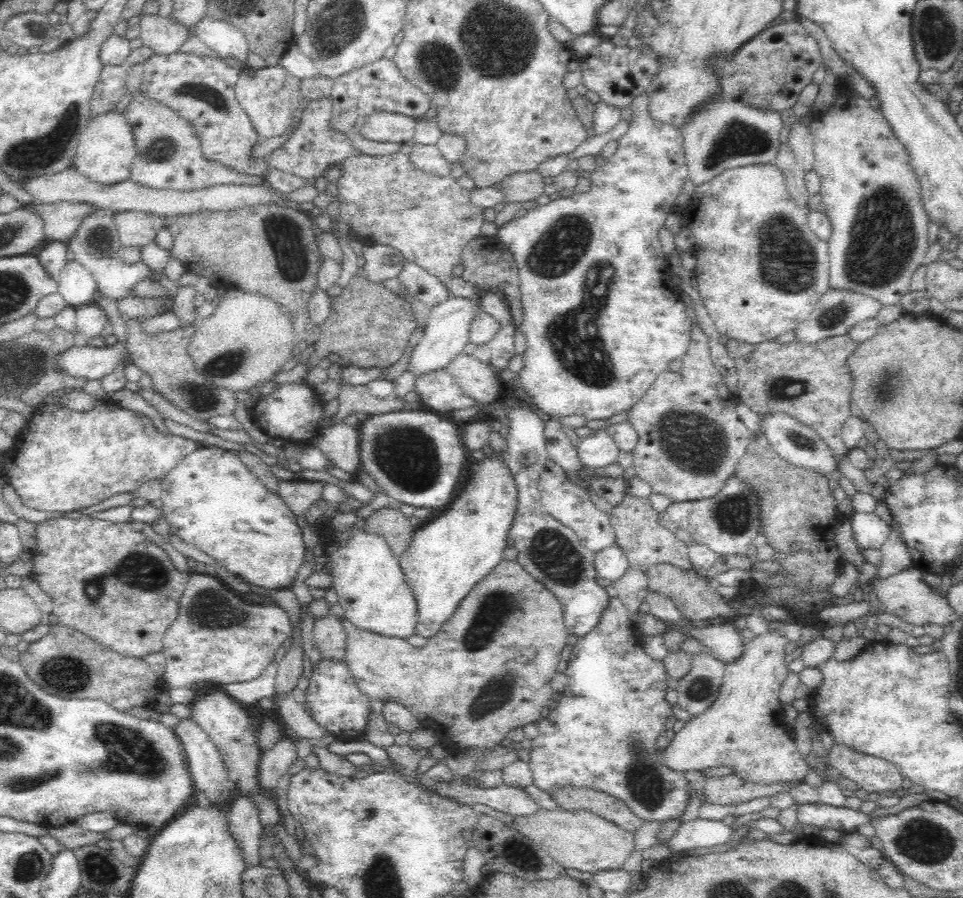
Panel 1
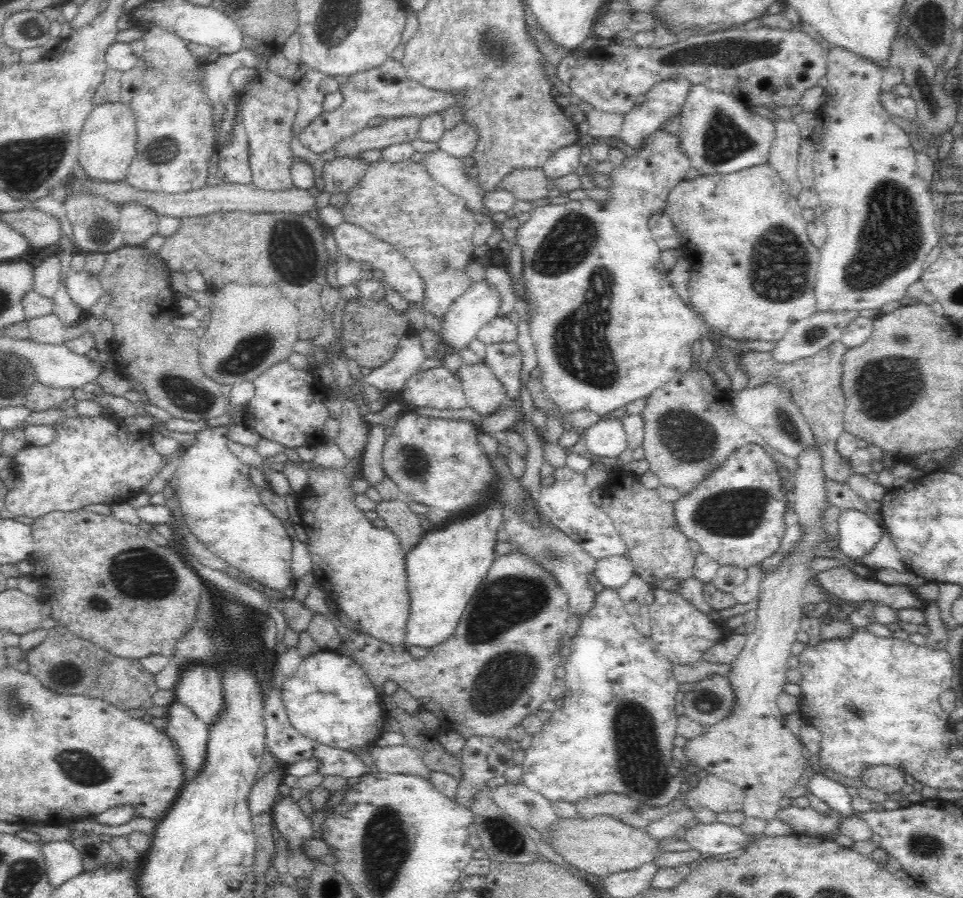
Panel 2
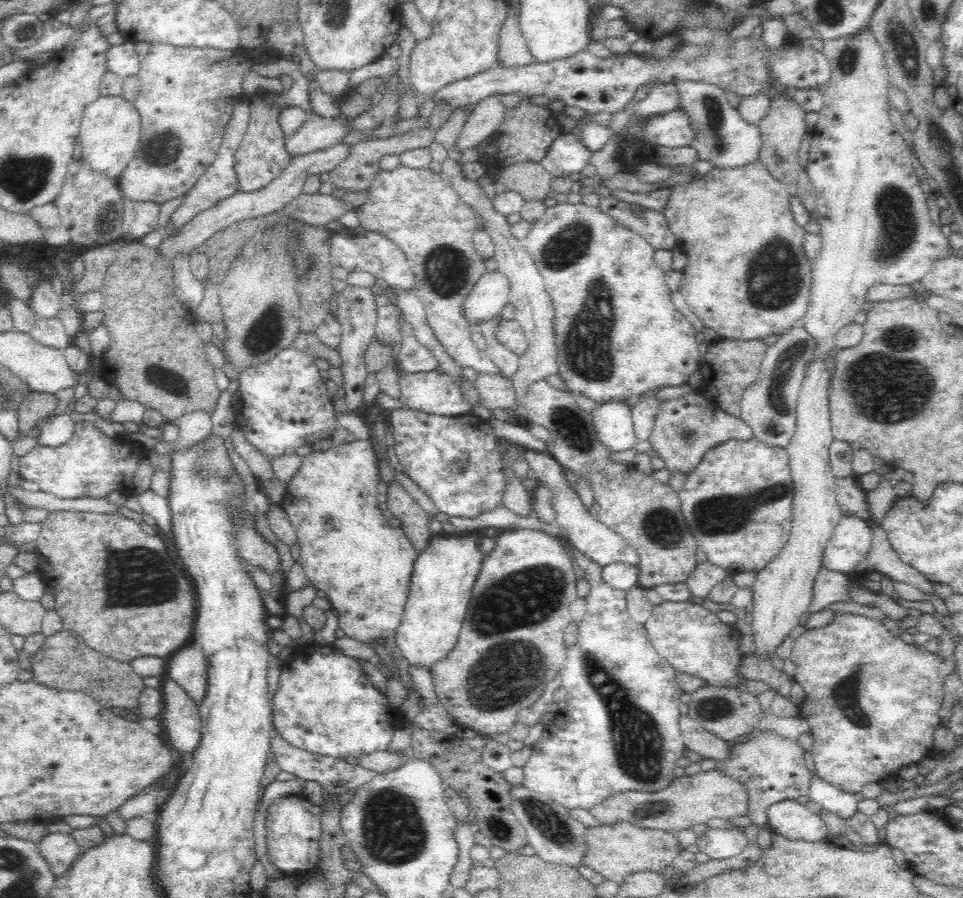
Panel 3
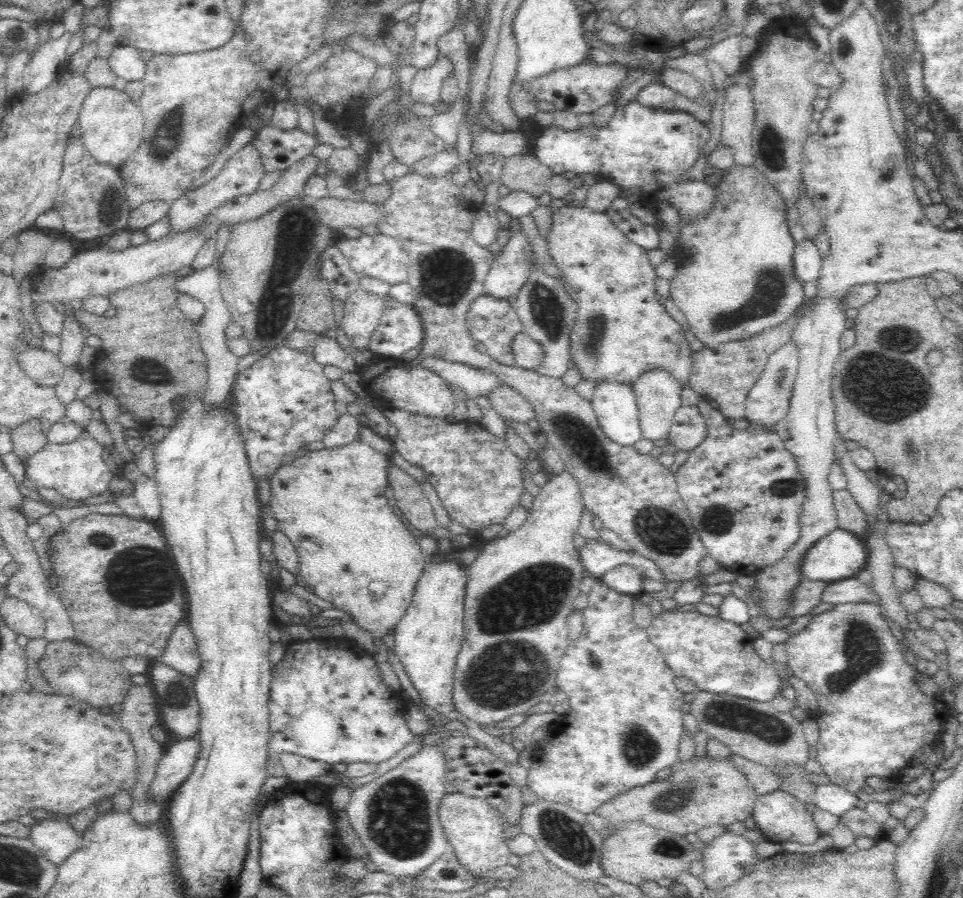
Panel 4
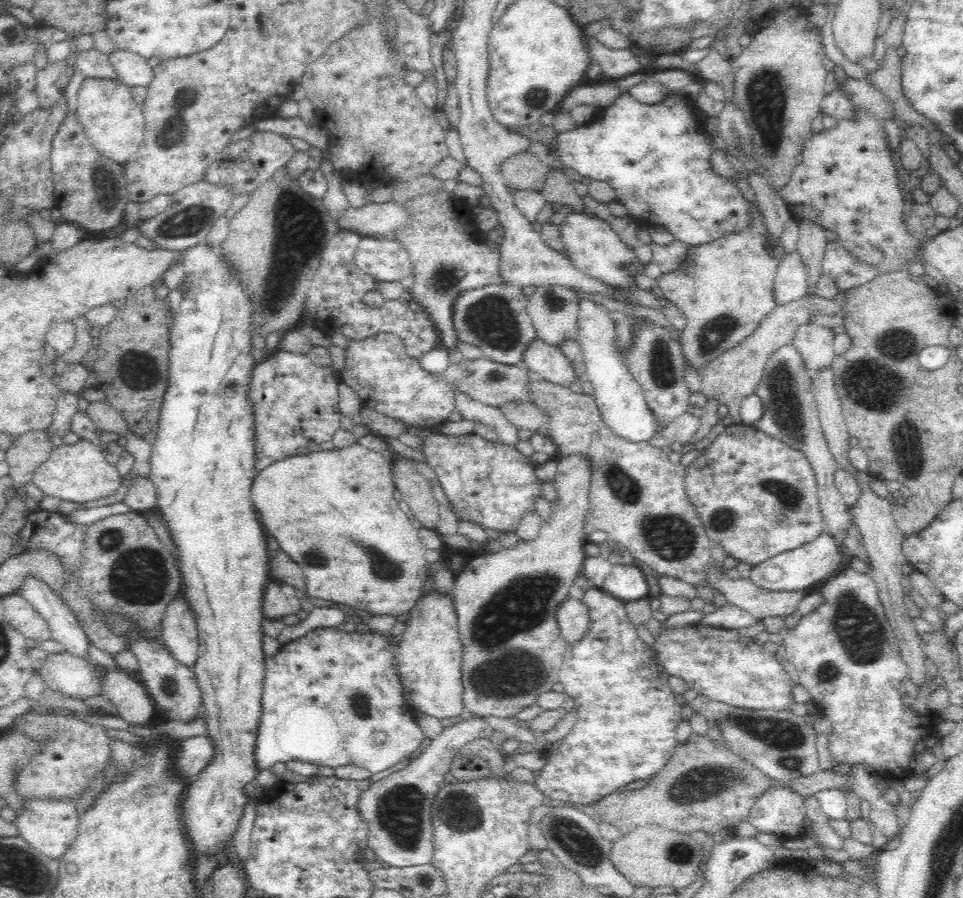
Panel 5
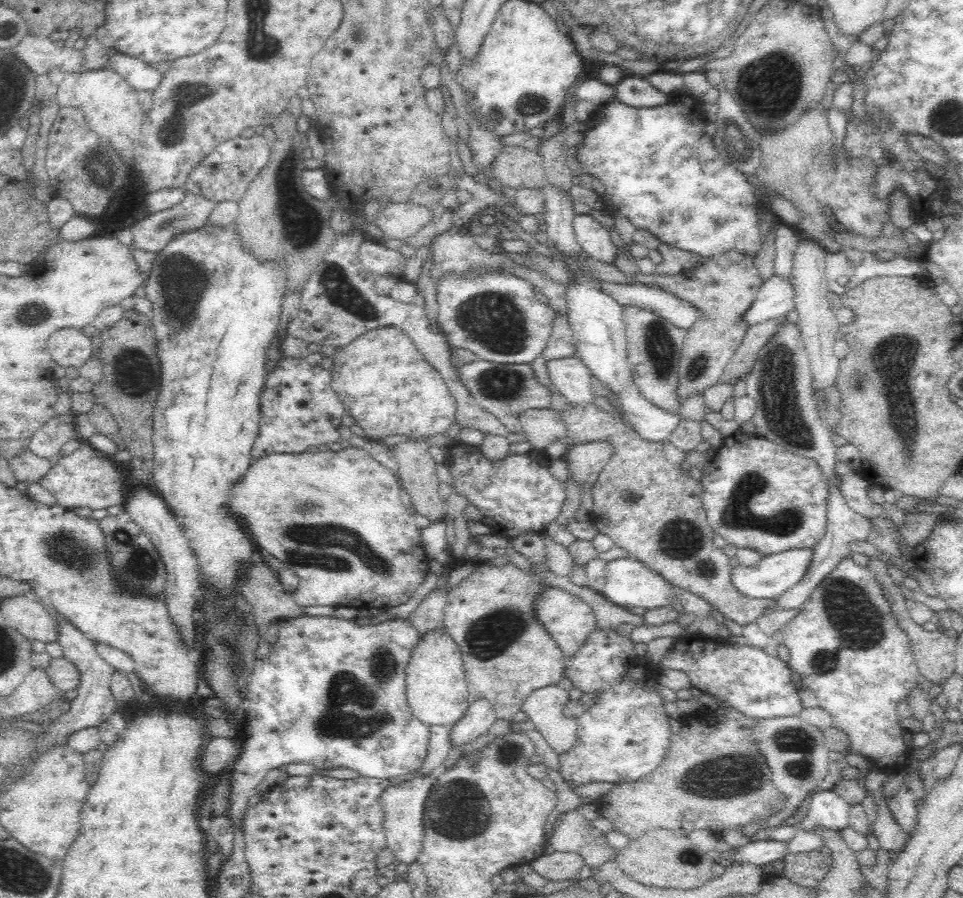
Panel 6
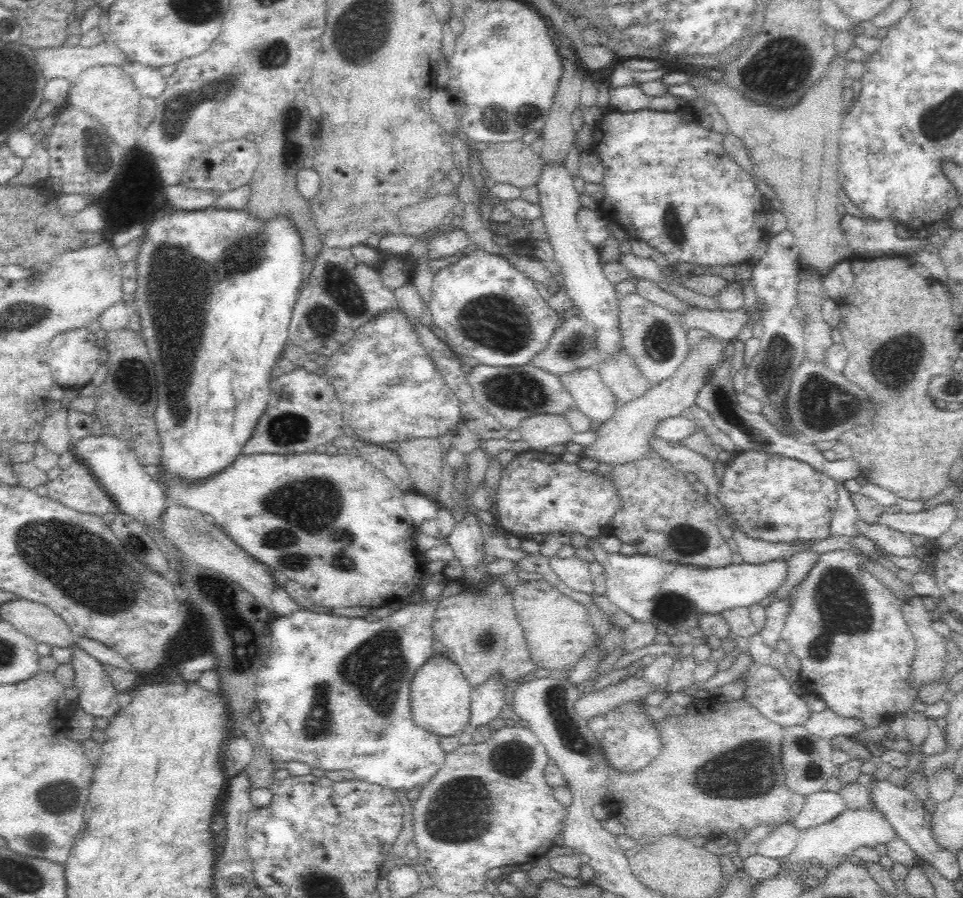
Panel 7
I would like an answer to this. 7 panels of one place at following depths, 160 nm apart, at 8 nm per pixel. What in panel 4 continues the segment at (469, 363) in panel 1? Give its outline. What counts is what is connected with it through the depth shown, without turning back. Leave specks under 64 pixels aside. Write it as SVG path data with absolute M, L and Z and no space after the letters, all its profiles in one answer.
M500 385L492 389L487 398L503 420L526 424L536 420L532 405L508 385Z

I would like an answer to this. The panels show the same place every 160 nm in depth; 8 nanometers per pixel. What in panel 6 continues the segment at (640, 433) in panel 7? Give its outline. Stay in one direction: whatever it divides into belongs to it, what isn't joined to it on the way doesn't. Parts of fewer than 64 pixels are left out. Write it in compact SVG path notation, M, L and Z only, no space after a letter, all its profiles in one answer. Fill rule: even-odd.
M732 251L704 259L697 267L677 275L660 276L641 272L632 275L640 283L658 284L660 288L693 304L699 312L699 319L687 330L683 342L676 386L678 403L720 383L726 365L743 341L748 326L742 323L742 316L754 302L754 296L761 286L753 262L754 256ZM594 440L590 443L574 443L563 460L568 462L569 476L578 481L582 492L592 489L598 475L614 458L614 447L608 440Z

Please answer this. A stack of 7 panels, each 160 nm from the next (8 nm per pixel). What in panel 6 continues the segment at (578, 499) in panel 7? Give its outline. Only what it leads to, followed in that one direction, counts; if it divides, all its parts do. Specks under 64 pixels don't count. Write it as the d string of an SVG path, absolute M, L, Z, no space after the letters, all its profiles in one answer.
M462 443L449 447L445 464L450 467L452 487L457 495L464 496L469 504L480 509L481 522L492 528L493 534L508 537L510 540L526 532L543 533L546 526L555 522L566 504L566 484L550 474L548 460L544 456L530 458L525 454L510 454L498 462L490 462L482 456L481 448Z

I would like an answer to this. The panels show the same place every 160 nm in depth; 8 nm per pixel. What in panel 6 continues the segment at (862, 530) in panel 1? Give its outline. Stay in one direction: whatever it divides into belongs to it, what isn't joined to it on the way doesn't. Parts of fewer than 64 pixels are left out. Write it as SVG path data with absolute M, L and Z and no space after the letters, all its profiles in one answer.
M793 548L785 552L766 555L760 562L752 567L738 565L730 573L730 583L742 595L750 598L774 599L792 588L807 572L807 567L812 561L812 552L809 548Z

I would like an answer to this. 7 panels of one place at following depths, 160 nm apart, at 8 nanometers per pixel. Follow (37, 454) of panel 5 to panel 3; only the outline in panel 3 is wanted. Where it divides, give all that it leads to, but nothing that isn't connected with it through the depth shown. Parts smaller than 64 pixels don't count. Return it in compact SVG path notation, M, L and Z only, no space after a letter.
M32 393L16 409L19 422L19 437L34 435L41 422L51 418L58 400L55 394Z

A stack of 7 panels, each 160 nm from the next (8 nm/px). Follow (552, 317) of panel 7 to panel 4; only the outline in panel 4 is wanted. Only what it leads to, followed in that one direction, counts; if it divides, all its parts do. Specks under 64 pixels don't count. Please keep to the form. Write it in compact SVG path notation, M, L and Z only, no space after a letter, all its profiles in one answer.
M482 294L472 300L466 312L466 328L470 331L470 337L476 344L486 346L486 353L500 364L515 366L515 356L512 350L514 337L523 332L523 324L520 322L516 309L508 303L506 298L496 298L492 294Z

